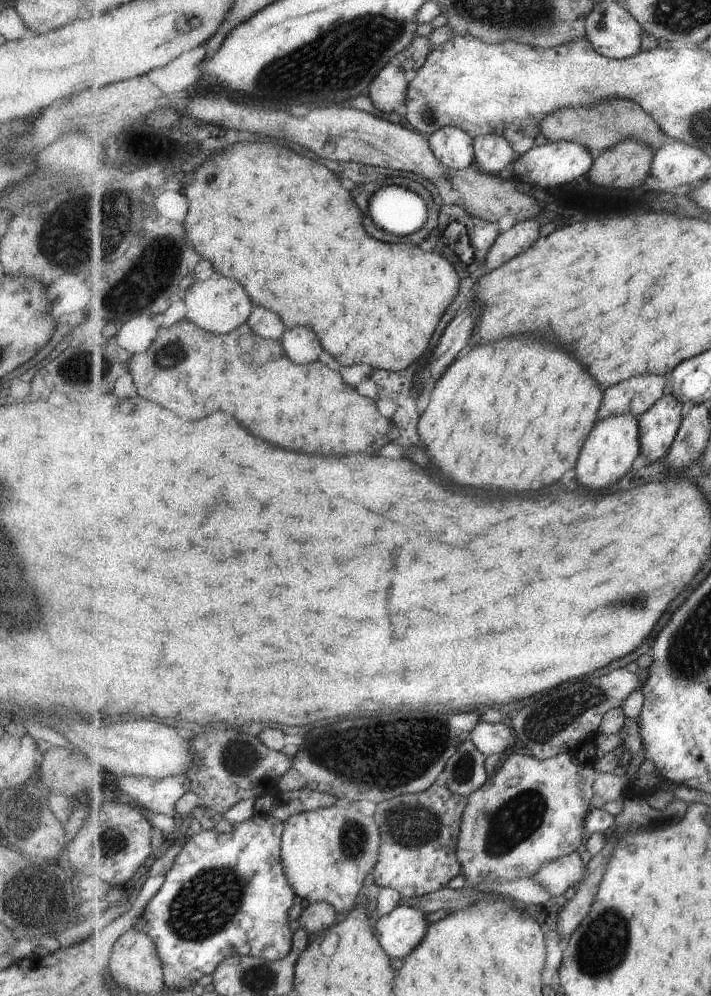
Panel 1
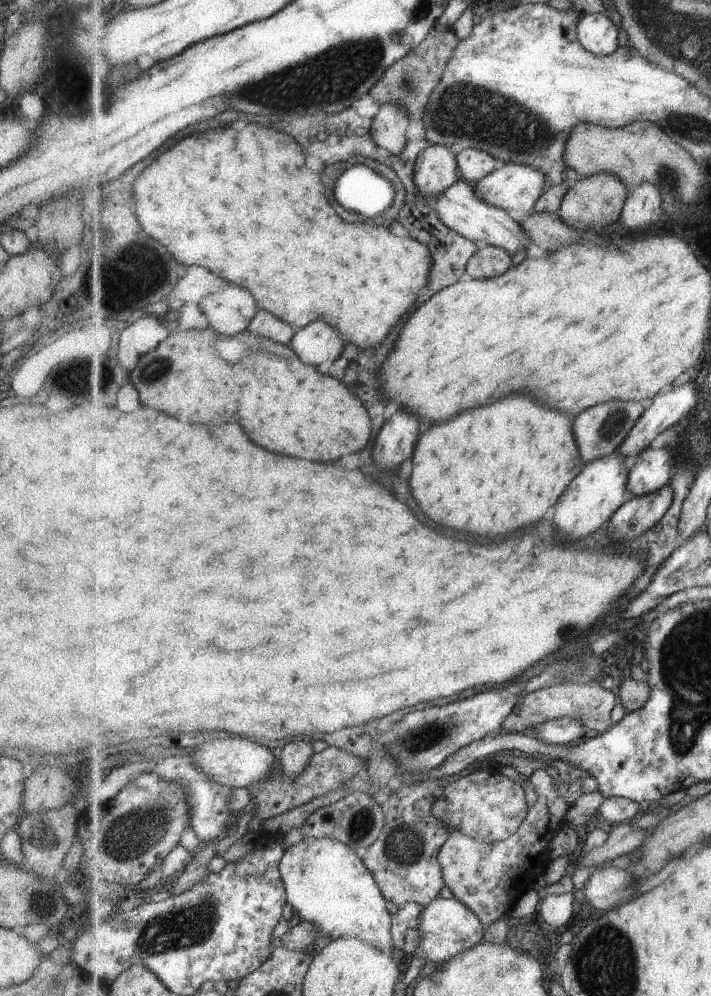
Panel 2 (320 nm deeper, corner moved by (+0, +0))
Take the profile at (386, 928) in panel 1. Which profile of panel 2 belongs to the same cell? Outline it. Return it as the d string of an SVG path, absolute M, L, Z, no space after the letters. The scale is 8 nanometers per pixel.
M438 896L430 905L427 905L422 912L422 923L419 930L421 940L417 944L417 950L413 956L425 958L426 961L434 961L441 964L457 955L463 954L466 950L479 944L488 936L487 927L463 902L459 902L454 896L450 899L443 899Z

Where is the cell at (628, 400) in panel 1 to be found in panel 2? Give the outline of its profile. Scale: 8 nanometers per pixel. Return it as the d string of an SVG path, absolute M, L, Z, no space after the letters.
M612 400L584 410L575 418L574 433L585 464L617 451L630 436L638 420L646 413L647 405L648 403L641 401Z

